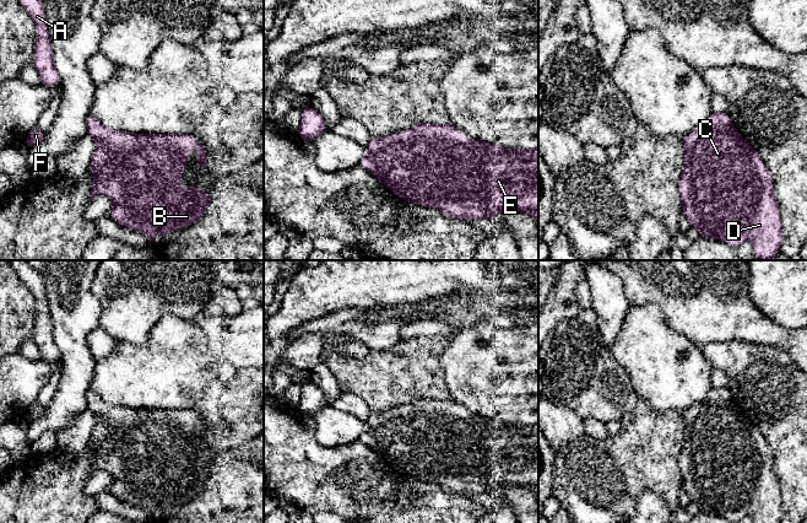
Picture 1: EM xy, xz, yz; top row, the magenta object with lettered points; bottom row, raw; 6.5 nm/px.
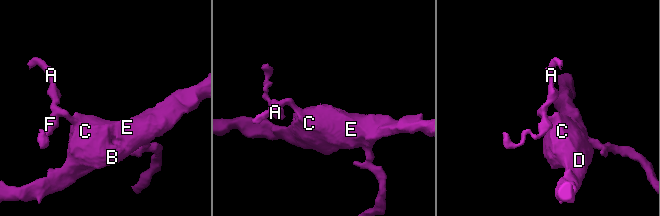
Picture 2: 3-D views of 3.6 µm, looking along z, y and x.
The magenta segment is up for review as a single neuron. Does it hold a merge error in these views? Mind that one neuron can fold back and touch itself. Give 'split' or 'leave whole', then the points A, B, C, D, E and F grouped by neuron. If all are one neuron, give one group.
leave whole; groups A B C D E F

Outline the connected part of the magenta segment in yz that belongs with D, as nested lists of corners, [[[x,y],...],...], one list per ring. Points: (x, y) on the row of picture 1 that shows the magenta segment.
[[[713,112],[704,126],[684,136],[684,165],[679,179],[681,212],[689,225],[698,230],[699,236],[709,239],[720,239],[724,243],[738,247],[747,239],[753,242],[754,258],[770,260],[780,253],[782,243],[782,220],[780,207],[774,195],[771,174],[760,157],[735,128],[727,112]]]

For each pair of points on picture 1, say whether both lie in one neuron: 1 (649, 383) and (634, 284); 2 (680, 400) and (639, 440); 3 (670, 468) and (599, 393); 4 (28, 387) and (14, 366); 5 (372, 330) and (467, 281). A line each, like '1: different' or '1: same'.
1: different
2: different
3: different
4: same
5: different

